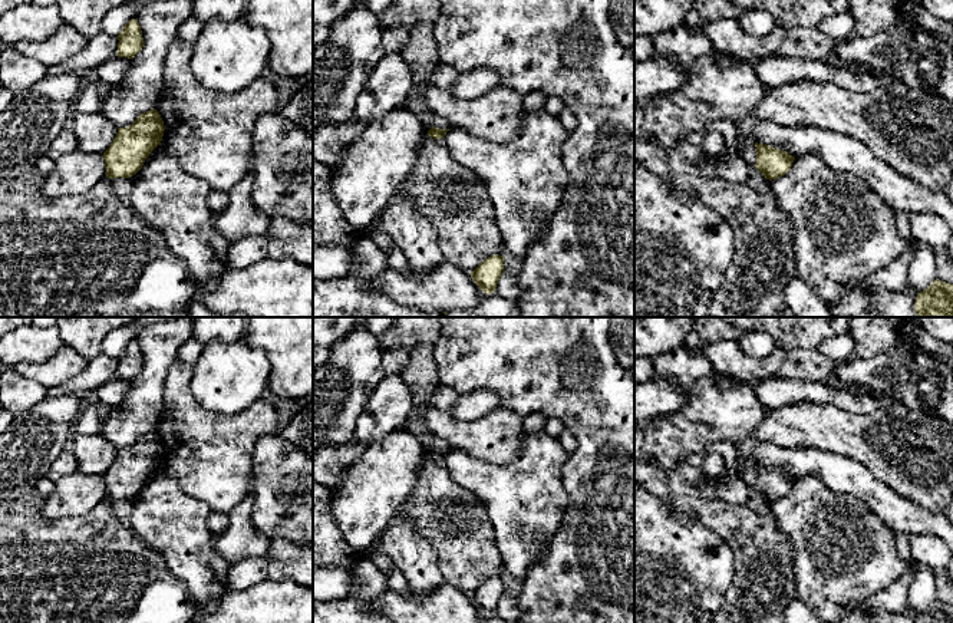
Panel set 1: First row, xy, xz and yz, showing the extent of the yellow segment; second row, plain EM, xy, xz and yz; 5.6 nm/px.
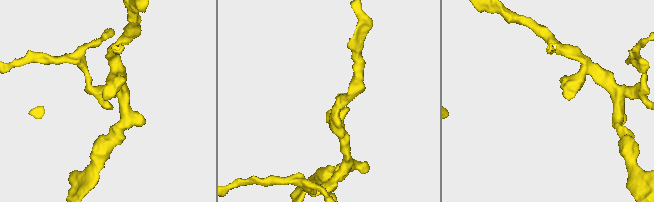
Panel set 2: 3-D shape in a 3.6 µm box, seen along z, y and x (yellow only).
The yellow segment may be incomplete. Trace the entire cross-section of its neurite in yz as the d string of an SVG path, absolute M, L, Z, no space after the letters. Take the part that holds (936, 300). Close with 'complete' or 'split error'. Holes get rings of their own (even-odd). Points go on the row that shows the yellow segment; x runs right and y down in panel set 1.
M936 278L917 294L914 312L917 317L953 317L953 284Z; complete

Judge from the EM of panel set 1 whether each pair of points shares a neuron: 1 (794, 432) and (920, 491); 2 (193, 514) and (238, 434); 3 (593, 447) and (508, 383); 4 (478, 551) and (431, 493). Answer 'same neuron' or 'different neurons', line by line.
1: same neuron
2: different neurons
3: same neuron
4: same neuron

